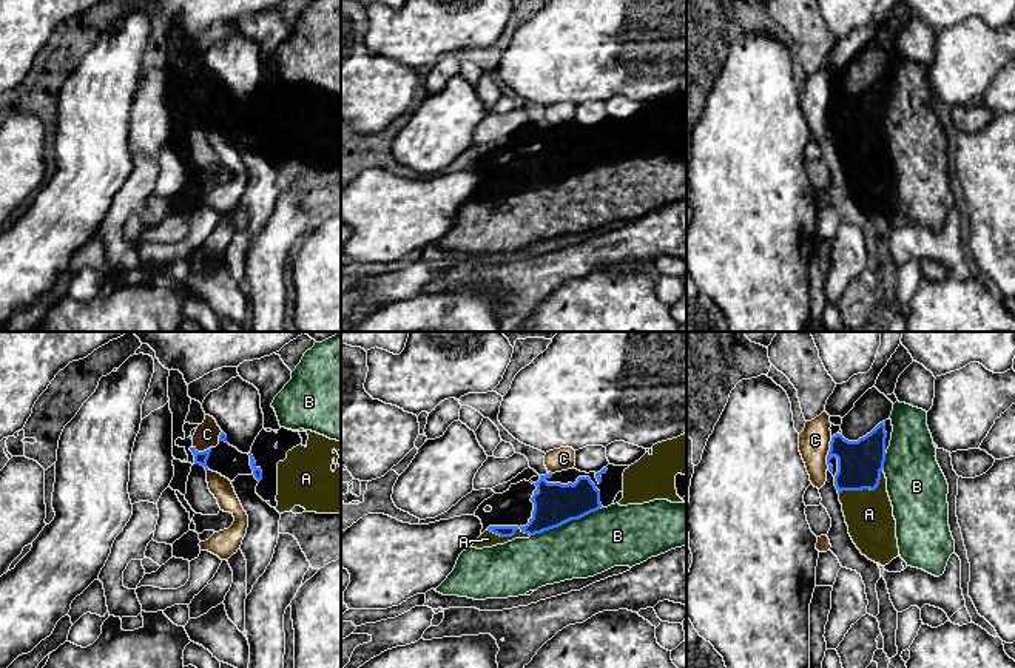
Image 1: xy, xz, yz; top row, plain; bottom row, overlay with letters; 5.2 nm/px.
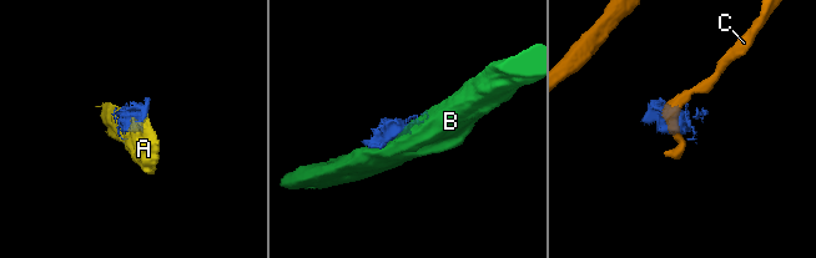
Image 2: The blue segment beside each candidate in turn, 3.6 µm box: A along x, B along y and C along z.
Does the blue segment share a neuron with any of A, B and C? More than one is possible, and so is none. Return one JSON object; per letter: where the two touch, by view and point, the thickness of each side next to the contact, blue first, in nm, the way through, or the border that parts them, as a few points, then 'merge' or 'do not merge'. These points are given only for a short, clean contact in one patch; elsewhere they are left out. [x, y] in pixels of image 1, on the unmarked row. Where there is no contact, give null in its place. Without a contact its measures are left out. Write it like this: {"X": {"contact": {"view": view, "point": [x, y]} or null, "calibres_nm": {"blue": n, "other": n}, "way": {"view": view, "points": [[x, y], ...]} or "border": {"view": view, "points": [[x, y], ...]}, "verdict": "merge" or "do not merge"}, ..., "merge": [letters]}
{"A": {"contact": {"view": "yz", "point": [867, 142]}, "calibres_nm": {"blue": 240, "other": 260}, "verdict": "merge"}, "B": {"contact": {"view": "xz", "point": [565, 176]}, "calibres_nm": {"blue": 220, "other": 300}, "verdict": "do not merge"}, "C": {"contact": {"view": "yz", "point": [829, 107]}, "calibres_nm": {"blue": 240, "other": 160}, "border": {"view": "yz", "points": [[832, 91], [827, 122]]}, "verdict": "do not merge"}, "merge": ["A"]}

